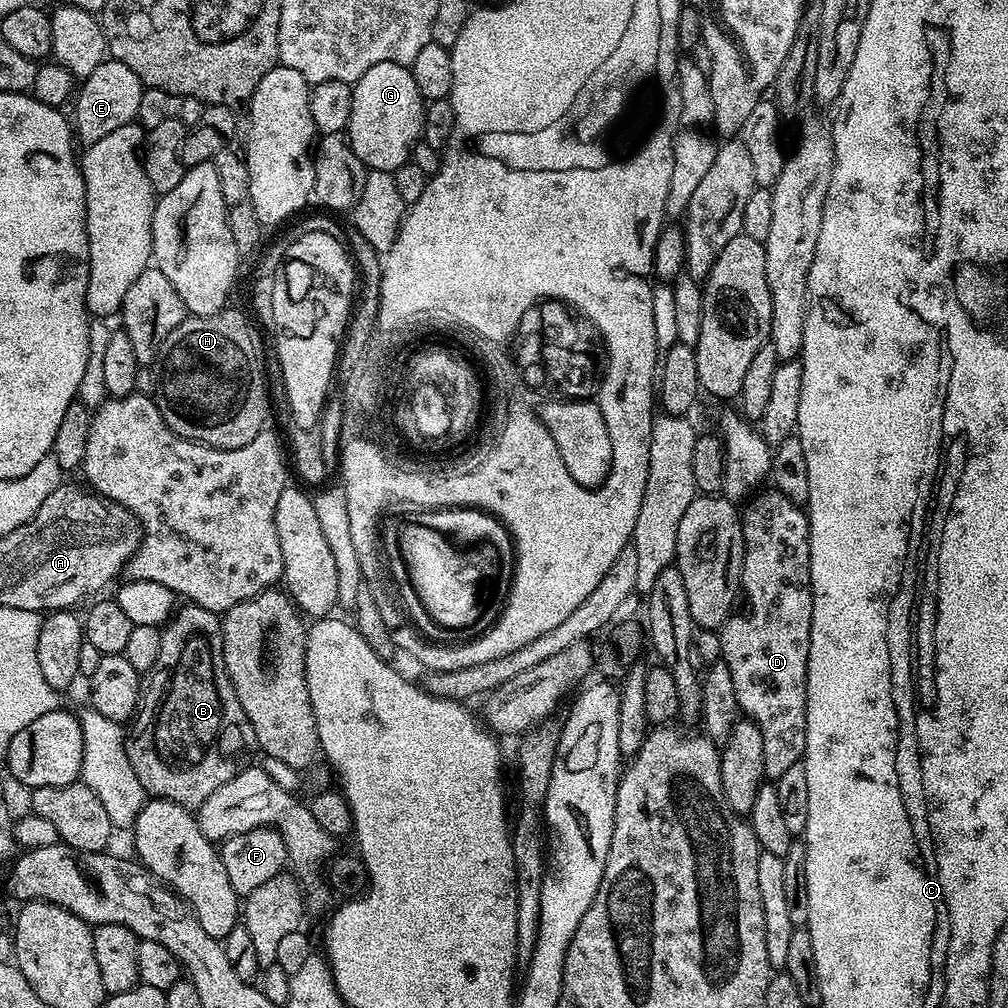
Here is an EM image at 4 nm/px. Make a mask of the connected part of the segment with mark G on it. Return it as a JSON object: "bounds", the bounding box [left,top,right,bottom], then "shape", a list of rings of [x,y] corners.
{"bounds":[346,62,426,173],"shape":[[[378,62],[352,85],[352,97],[354,106],[350,106],[346,135],[365,169],[393,173],[398,166],[409,163],[412,145],[421,139],[424,130],[426,107],[411,71],[403,64]]]}

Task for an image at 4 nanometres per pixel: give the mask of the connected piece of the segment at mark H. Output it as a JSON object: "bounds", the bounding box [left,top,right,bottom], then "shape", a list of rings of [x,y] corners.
{"bounds":[154,306,270,450],"shape":[[[225,306],[218,314],[209,316],[189,315],[181,324],[174,326],[170,334],[166,334],[154,361],[154,399],[170,430],[187,440],[197,440],[200,444],[222,450],[234,450],[246,446],[246,442],[254,442],[254,438],[265,431],[268,408],[270,412],[268,380],[264,377],[266,344],[260,341],[261,329],[253,323],[247,311],[239,312],[232,307]]]}

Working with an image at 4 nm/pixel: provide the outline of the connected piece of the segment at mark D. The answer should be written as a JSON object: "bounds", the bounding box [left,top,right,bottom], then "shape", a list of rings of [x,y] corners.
{"bounds":[719,490,812,782],"shape":[[[760,490],[743,505],[740,517],[740,529],[744,535],[744,561],[740,564],[740,587],[742,600],[748,603],[745,612],[737,611],[729,616],[723,628],[719,629],[722,659],[730,666],[730,678],[734,678],[734,694],[738,698],[741,713],[756,723],[762,730],[762,758],[764,759],[764,775],[775,782],[782,778],[790,766],[801,763],[806,750],[806,714],[808,713],[808,655],[810,654],[810,622],[812,621],[812,583],[810,582],[810,538],[808,537],[808,513],[801,505],[786,498],[786,494],[775,490]]]}

